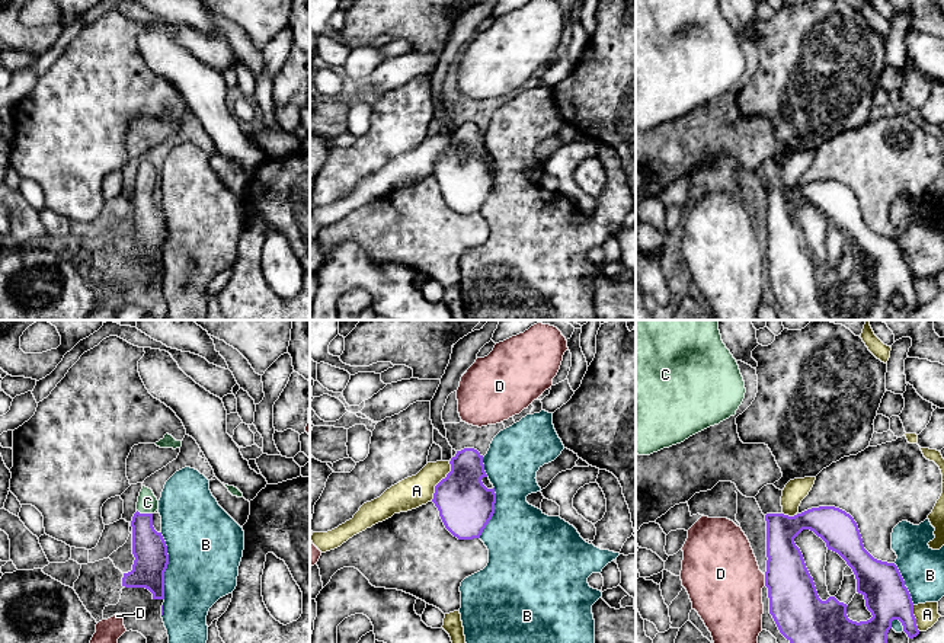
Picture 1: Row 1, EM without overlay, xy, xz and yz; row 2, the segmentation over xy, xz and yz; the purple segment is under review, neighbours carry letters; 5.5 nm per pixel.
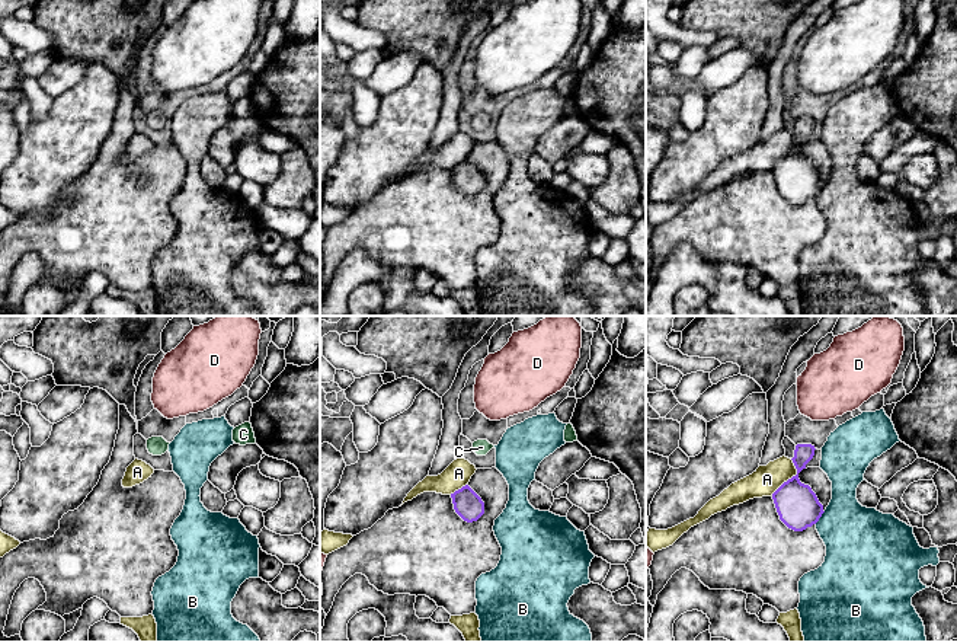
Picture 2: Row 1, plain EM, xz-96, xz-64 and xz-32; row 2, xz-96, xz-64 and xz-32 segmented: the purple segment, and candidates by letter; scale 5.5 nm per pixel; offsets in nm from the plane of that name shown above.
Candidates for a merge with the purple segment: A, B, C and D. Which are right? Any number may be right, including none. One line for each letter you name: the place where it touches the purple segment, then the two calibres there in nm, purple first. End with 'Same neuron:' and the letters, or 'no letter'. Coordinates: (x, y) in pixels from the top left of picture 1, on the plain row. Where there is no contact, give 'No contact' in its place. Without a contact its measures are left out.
C: Touches purple at xy (144, 188). Thickness 190 nm (purple) against 110 nm
Same neuron: C

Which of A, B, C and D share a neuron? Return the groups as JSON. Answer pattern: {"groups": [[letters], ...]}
{"groups": [["A"], ["B"], ["C"], ["D"]]}

